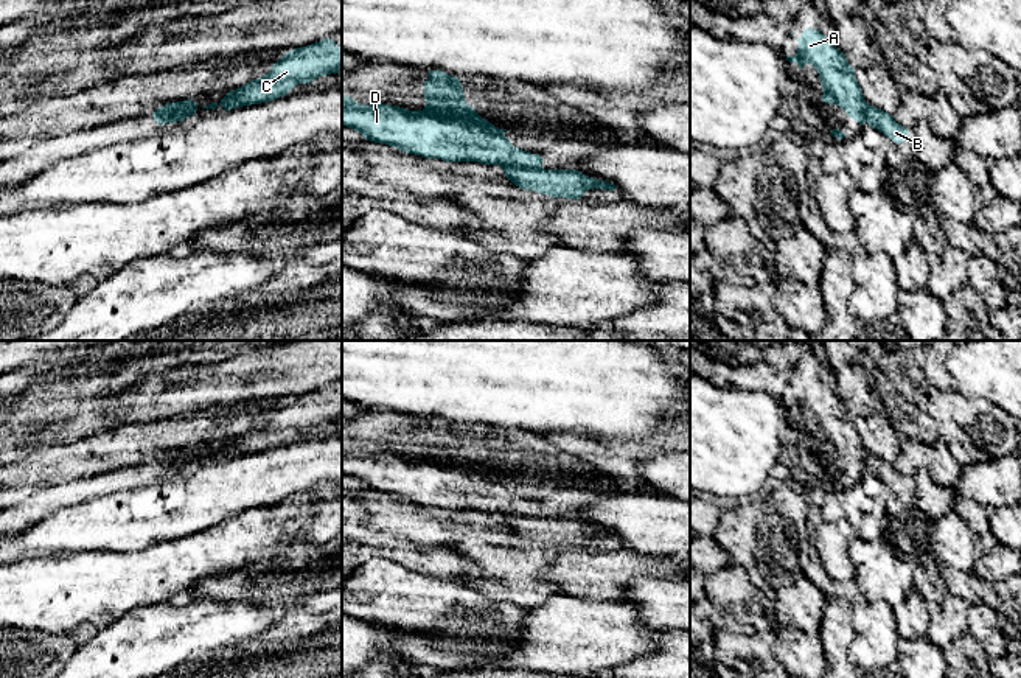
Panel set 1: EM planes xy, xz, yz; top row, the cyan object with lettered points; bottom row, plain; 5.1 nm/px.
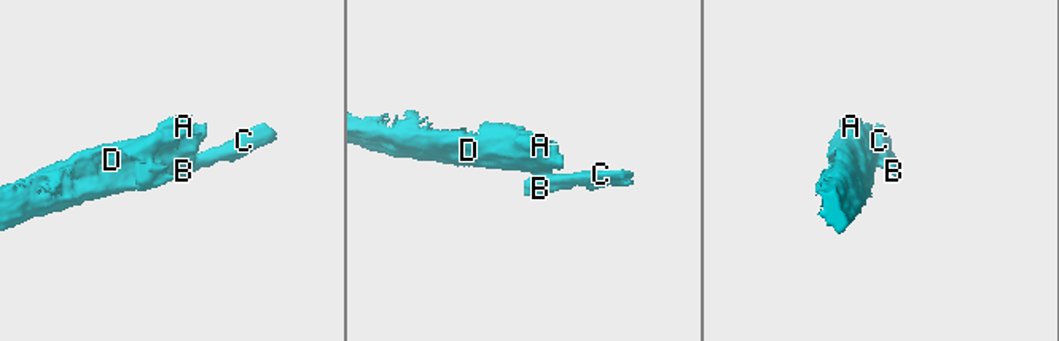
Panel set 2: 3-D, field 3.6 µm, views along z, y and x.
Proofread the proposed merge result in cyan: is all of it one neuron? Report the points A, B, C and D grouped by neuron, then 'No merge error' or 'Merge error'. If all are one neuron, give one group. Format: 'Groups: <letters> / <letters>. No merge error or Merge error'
Groups: A D / B C. Merge error

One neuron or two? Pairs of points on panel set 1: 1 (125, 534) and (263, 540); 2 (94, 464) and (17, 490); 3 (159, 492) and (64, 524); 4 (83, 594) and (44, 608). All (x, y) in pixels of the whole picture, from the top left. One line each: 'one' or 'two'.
1: two
2: one
3: one
4: one

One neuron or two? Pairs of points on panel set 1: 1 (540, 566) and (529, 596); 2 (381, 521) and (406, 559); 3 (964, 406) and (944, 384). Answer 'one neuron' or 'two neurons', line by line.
1: one neuron
2: two neurons
3: two neurons

